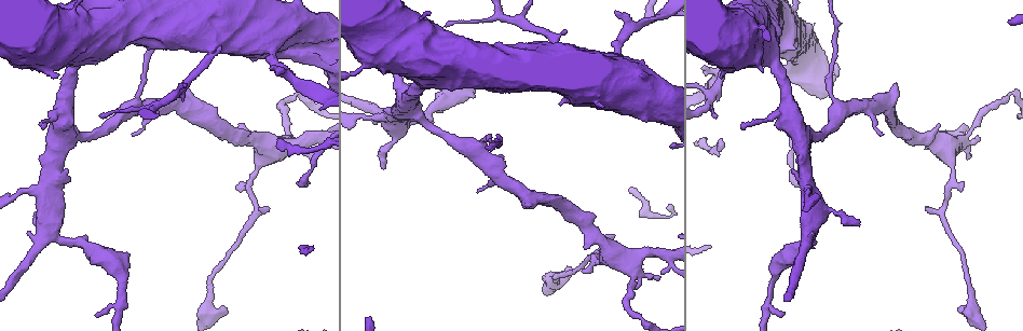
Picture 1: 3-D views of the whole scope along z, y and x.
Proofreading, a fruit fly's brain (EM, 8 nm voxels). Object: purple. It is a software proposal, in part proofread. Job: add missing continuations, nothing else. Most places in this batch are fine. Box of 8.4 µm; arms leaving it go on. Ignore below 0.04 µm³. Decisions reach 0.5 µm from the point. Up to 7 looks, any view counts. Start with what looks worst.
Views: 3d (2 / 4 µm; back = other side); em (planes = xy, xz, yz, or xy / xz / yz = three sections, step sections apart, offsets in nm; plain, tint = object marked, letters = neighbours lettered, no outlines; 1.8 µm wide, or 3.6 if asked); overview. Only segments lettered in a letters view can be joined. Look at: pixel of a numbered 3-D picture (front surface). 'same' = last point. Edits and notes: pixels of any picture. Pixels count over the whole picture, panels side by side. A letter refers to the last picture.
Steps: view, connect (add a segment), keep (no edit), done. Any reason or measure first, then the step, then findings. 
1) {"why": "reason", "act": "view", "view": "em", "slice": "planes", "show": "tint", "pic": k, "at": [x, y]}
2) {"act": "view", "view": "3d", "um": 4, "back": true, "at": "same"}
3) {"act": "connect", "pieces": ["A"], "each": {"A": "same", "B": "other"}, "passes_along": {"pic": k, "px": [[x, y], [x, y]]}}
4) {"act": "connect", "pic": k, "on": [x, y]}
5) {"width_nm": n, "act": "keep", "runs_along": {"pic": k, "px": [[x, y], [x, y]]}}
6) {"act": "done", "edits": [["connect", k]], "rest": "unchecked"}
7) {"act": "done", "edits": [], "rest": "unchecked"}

{"why": "an open end", "act": "view", "view": "em", "slice": "planes", "show": "letters", "pic": 1, "at": [383, 168]}

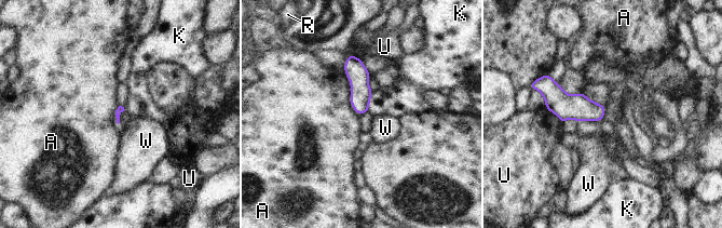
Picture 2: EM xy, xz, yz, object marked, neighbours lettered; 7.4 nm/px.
{"act": "keep", "each": {"A": "other", "K": "other", "R": "other", "U": "other", "W": "other"}, "border": {"pic": 2, "px": [[345, 74], [350, 104], [358, 115]]}, "found": "none of them fits"}

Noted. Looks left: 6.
{"why": "thin end", "act": "view", "view": "em", "slice": "xz", "step": 4, "show": "tint", "pic": 1, "at": [134, 134]}

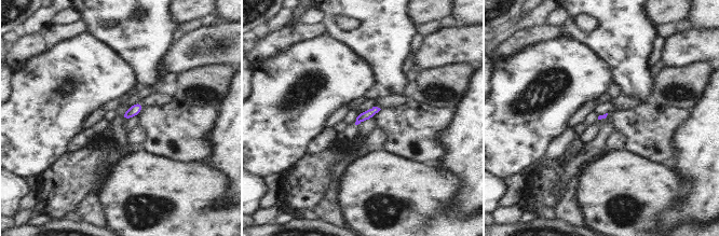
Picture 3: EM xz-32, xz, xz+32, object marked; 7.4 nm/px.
{"act": "view", "view": "em", "slice": "planes", "show": "letters", "at": "same"}

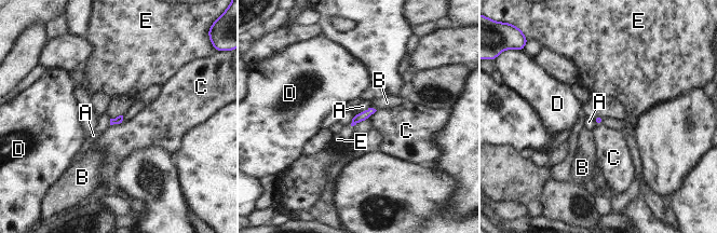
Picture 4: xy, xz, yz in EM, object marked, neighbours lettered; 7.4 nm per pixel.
{"act": "keep", "each": {"A": "other", "B": "other", "C": "other", "D": "other", "E": "other"}, "border": {"pic": 4, "px": [[122, 122], [110, 125]]}, "found": "no lettered segment goes on from it"}

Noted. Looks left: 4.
{"why": "tapers out", "act": "view", "view": "3d", "um": 4, "pic": 1, "at": [42, 124]}

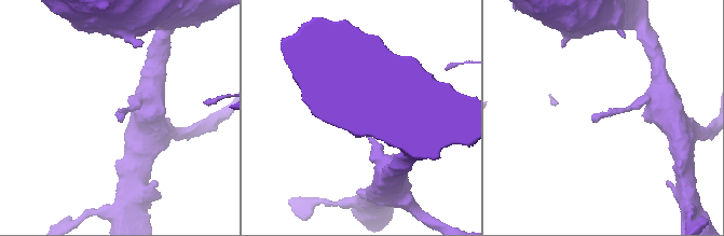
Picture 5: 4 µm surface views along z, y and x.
{"why": "shape alone is not enough", "act": "view", "view": "em", "slice": "planes", "show": "letters", "pic": 5, "at": [122, 115]}

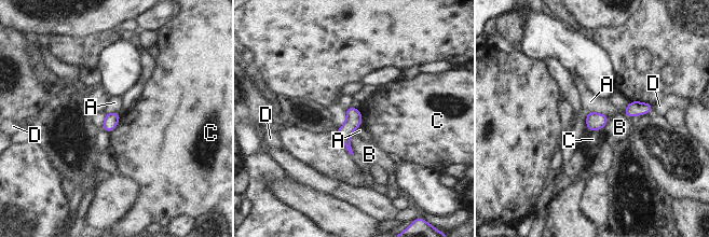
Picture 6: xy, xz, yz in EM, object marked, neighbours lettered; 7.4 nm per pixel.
{"width_nm": 110, "act": "keep", "each": {"A": "other", "B": "other", "C": "other", "D": "other"}, "border": {"pic": 6, "px": [[589, 111], [603, 113], [609, 119]]}, "found": "none of them fits"}

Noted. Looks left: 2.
{"act": "done", "edits": [], "rest": "unchecked"}

